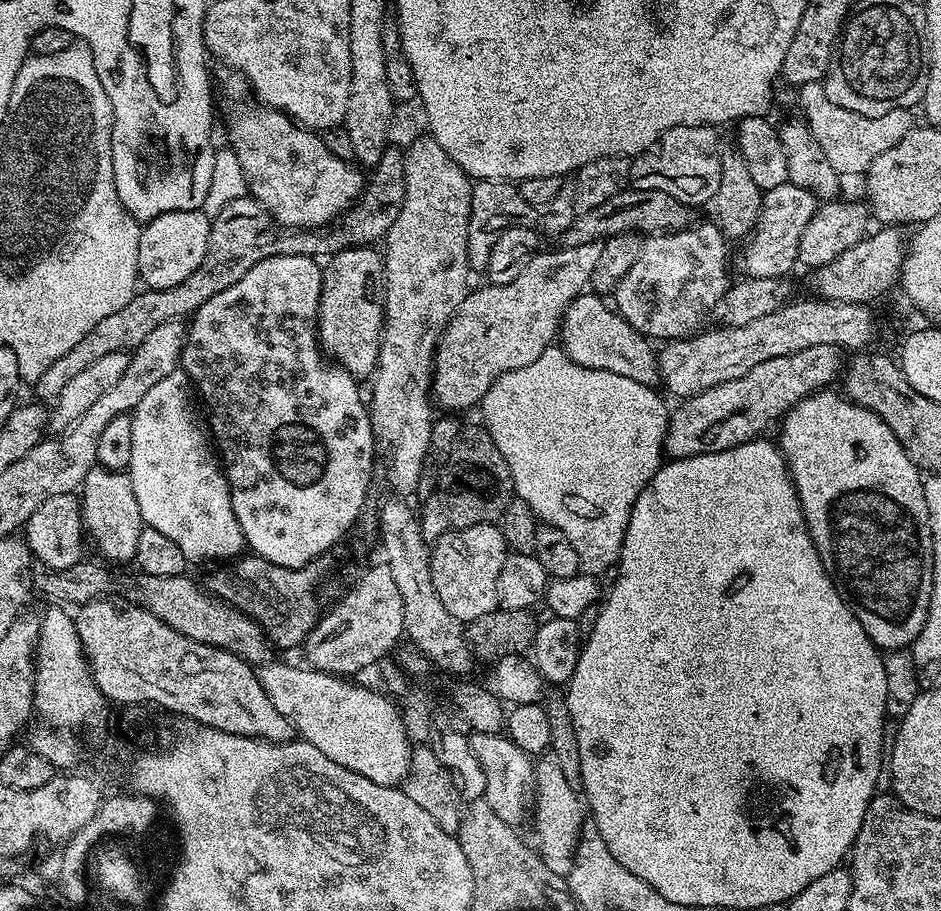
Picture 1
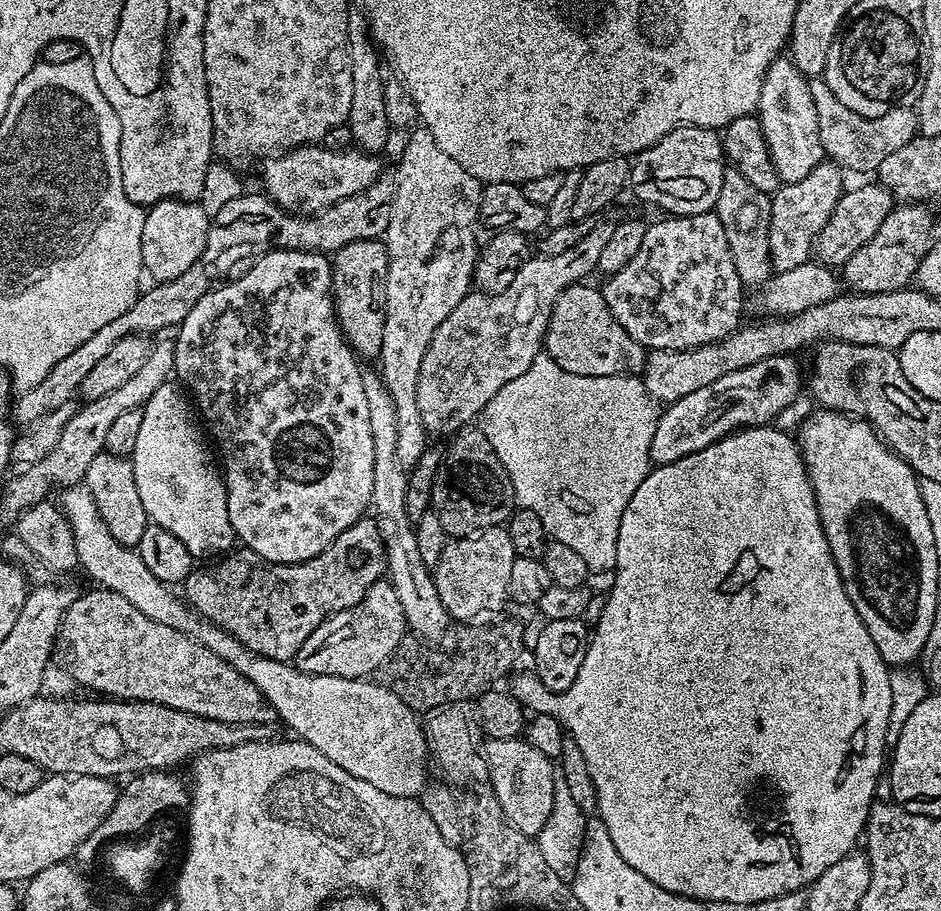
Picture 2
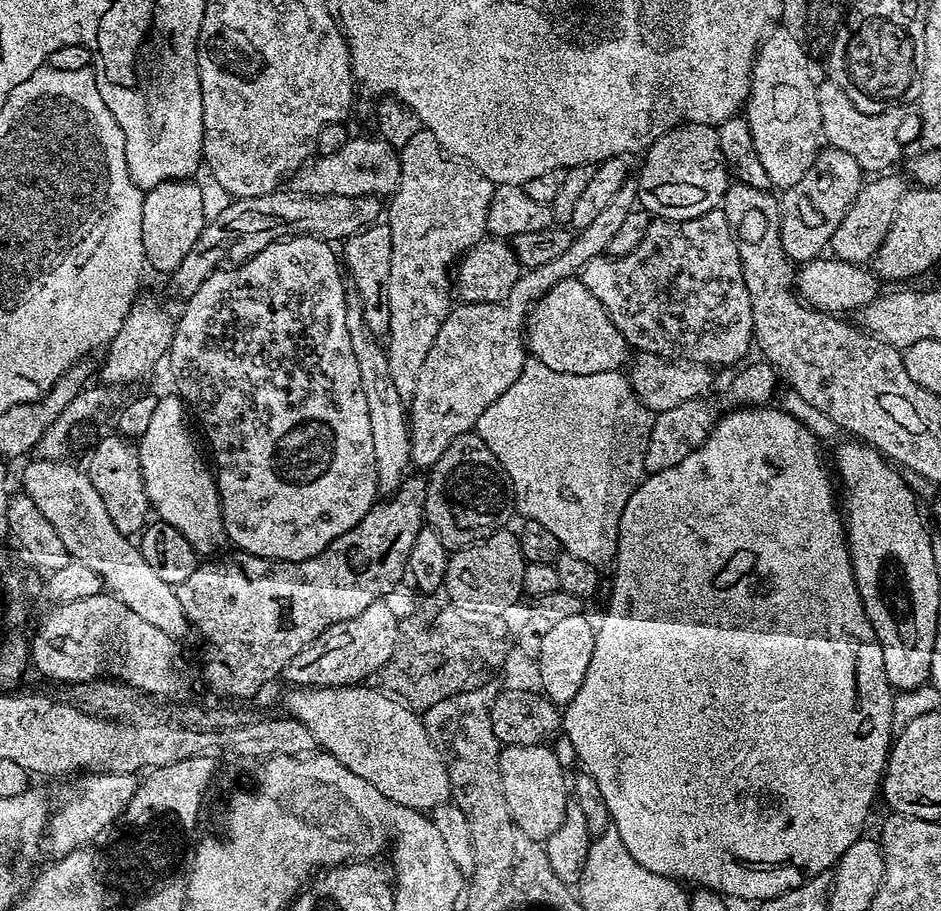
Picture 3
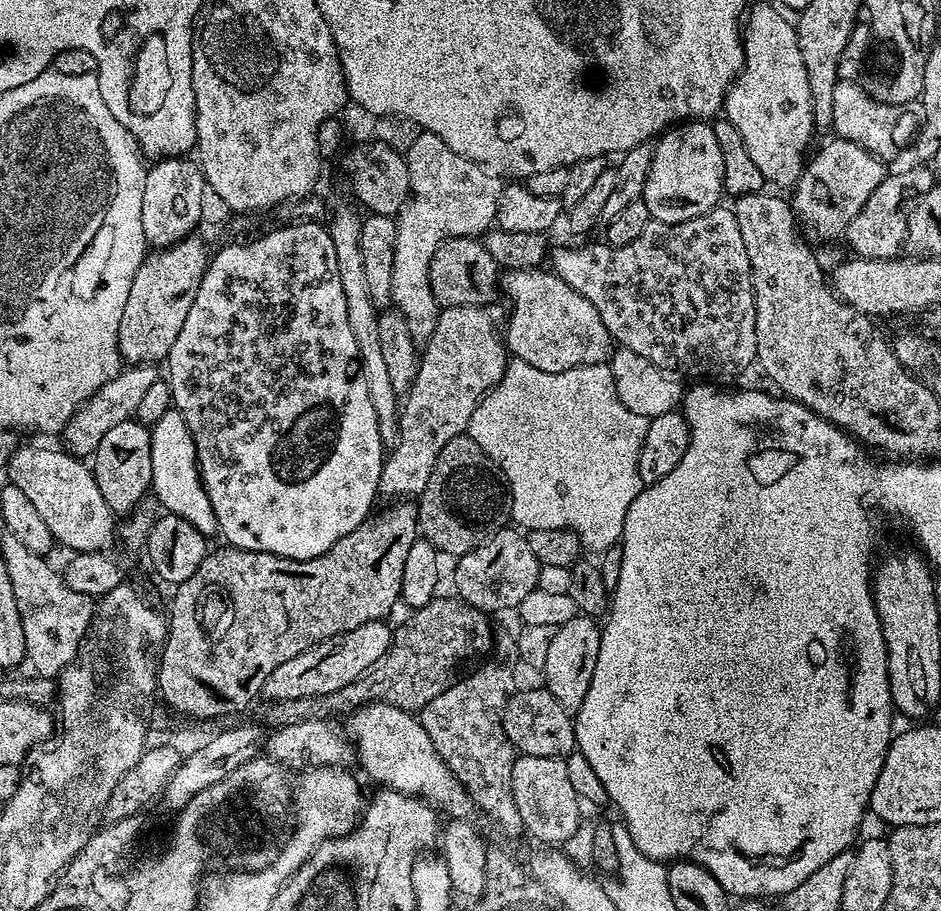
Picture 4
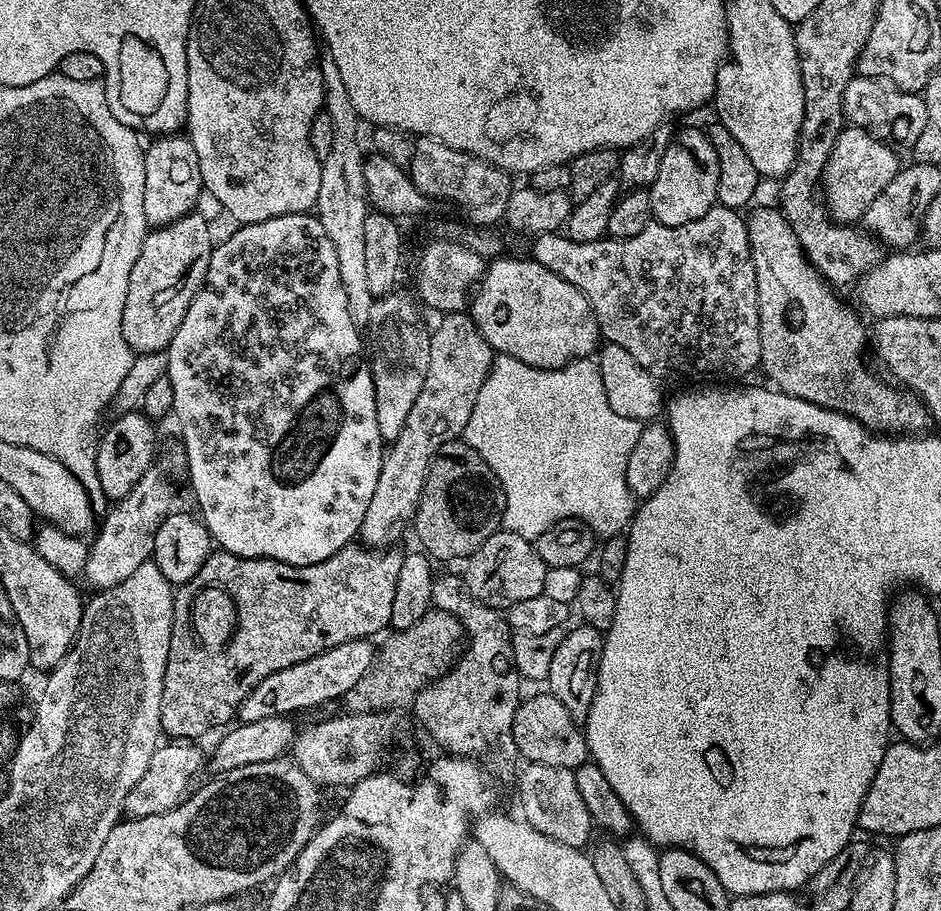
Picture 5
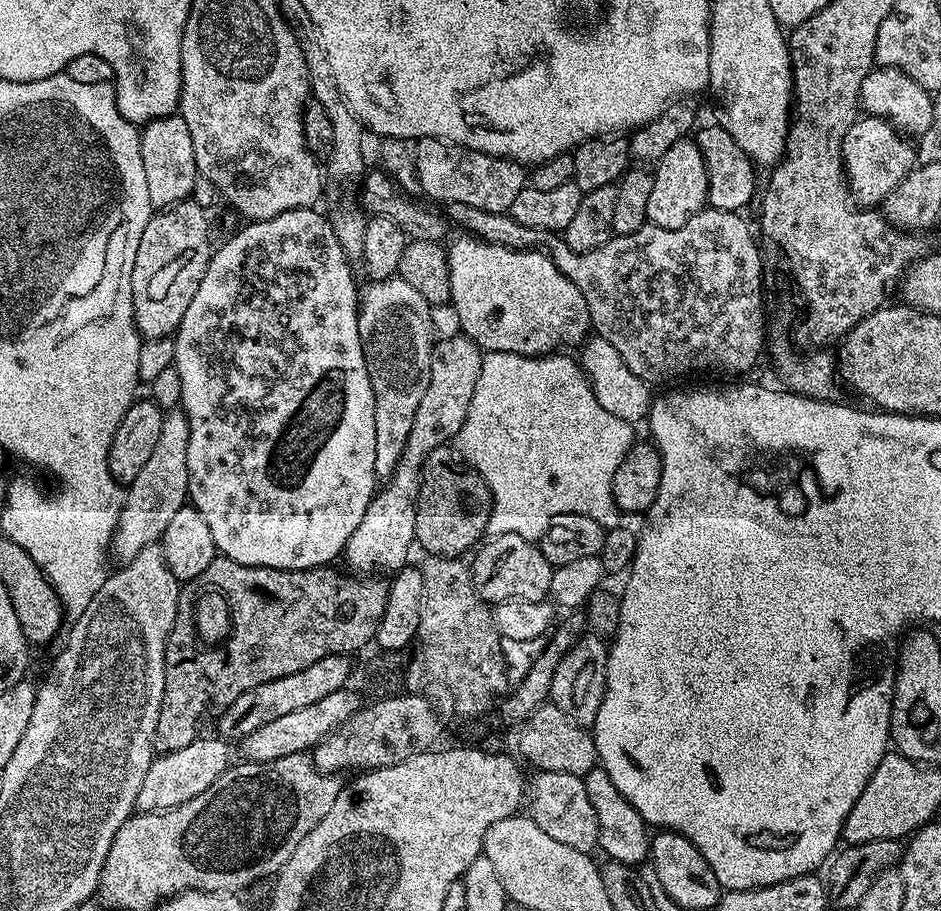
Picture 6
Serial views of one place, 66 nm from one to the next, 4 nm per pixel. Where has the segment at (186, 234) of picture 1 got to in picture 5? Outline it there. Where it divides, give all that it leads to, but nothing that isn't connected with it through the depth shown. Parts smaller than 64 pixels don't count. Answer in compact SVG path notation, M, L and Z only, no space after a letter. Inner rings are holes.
M184 134L157 136L151 142L152 145L144 148L146 194L142 197L142 206L149 225L173 224L197 207L204 192L198 154L194 154L194 146Z

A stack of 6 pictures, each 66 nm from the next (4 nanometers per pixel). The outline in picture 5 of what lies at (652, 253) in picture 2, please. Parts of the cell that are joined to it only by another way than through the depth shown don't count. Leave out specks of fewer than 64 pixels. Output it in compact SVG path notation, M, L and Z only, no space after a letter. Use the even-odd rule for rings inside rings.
M714 206L702 218L677 228L653 222L642 234L625 240L574 242L567 234L544 232L531 243L531 259L558 274L558 278L566 278L590 302L601 337L609 344L622 346L651 376L665 378L671 372L744 376L760 368L758 282L750 254L748 225L737 209Z

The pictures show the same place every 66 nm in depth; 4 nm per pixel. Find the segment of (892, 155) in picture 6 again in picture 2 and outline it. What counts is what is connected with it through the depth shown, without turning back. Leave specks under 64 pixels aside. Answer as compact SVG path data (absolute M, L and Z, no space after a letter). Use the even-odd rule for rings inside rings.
M823 162L811 170L806 178L789 184L781 183L780 189L771 193L770 259L776 272L794 270L794 266L809 263L820 232L830 222L840 197L846 191L845 173L840 165Z

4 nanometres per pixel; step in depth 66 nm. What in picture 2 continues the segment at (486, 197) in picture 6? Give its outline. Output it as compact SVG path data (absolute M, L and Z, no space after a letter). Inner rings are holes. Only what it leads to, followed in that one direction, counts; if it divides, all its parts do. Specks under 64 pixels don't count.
M417 127L412 134L400 152L400 165L394 169L396 197L389 225L382 237L388 251L388 273L386 327L378 357L378 371L386 382L386 390L390 390L390 398L394 398L394 411L398 418L396 452L408 462L416 461L430 444L430 433L422 426L422 414L418 412L418 374L422 370L422 358L426 358L426 350L430 350L434 330L450 318L450 310L468 296L474 284L478 255L476 228L480 224L482 191L480 180L440 149L438 142L434 142L434 134L430 134L427 128Z

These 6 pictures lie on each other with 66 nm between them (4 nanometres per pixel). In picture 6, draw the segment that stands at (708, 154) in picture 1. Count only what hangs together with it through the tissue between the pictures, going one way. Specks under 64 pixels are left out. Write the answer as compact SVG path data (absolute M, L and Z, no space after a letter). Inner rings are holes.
M685 138L674 142L660 160L655 161L654 191L650 194L648 207L648 223L656 224L659 228L677 228L686 226L690 218L700 213L708 202L708 174L706 162L702 158L702 150L695 139Z

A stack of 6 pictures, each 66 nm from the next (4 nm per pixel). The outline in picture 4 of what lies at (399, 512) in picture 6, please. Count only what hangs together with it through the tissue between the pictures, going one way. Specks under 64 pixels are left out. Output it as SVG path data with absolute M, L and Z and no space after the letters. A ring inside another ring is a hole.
M467 304L453 308L441 308L440 317L434 326L434 334L423 345L422 359L416 368L416 377L412 387L408 389L402 400L399 411L400 422L396 429L394 447L387 453L382 474L380 475L379 495L388 498L419 498L422 490L426 490L426 482L430 482L430 474L434 470L434 462L438 462L438 454L442 454L442 446L450 442L450 438L458 438L468 431L468 423L480 399L503 378L508 368L510 353L506 347L505 337L496 329L489 309L484 306Z

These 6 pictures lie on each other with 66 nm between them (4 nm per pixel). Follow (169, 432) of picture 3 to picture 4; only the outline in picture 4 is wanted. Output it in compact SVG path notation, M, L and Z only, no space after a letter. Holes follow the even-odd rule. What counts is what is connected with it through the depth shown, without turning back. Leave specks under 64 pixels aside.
M175 410L162 414L158 422L151 425L150 431L150 466L152 467L151 495L160 499L165 513L184 518L205 536L212 538L218 529L214 510L210 506L208 491L200 479L200 466L196 463L196 443L186 426L186 418Z

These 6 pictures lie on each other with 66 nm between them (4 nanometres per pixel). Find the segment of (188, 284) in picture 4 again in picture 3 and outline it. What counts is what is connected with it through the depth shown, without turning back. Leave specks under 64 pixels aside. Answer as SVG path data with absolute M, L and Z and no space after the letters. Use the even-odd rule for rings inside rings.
M141 295L122 322L122 330L118 330L118 334L114 334L114 338L106 345L104 365L100 368L100 376L105 381L101 381L108 386L132 384L135 380L150 375L155 370L156 363L159 360L161 363L167 357L175 332L174 316L160 308L154 297Z

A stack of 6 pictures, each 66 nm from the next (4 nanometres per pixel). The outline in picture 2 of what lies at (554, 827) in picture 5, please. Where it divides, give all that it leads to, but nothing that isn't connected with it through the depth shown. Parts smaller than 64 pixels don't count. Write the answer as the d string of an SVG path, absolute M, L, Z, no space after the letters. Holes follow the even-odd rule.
M524 738L488 740L486 746L488 780L493 794L498 798L498 806L502 806L504 819L522 834L536 838L554 810L558 772L553 761Z

